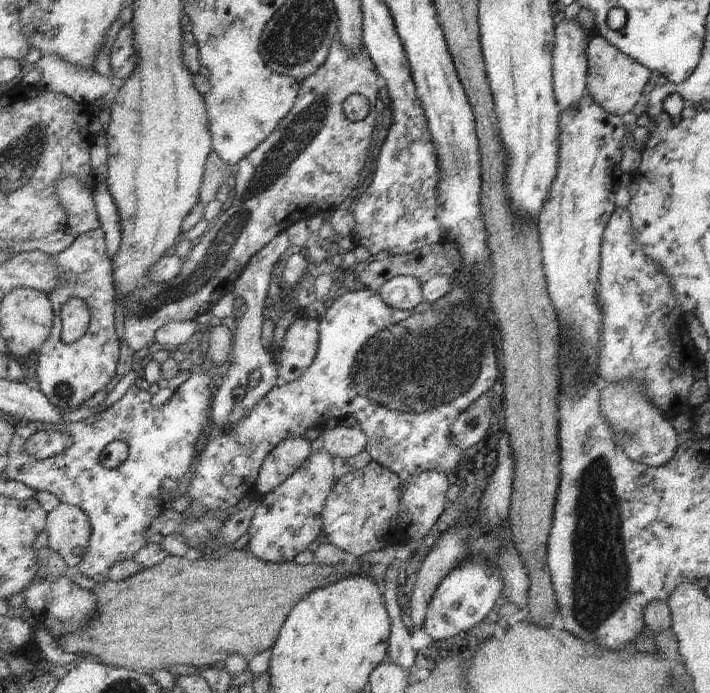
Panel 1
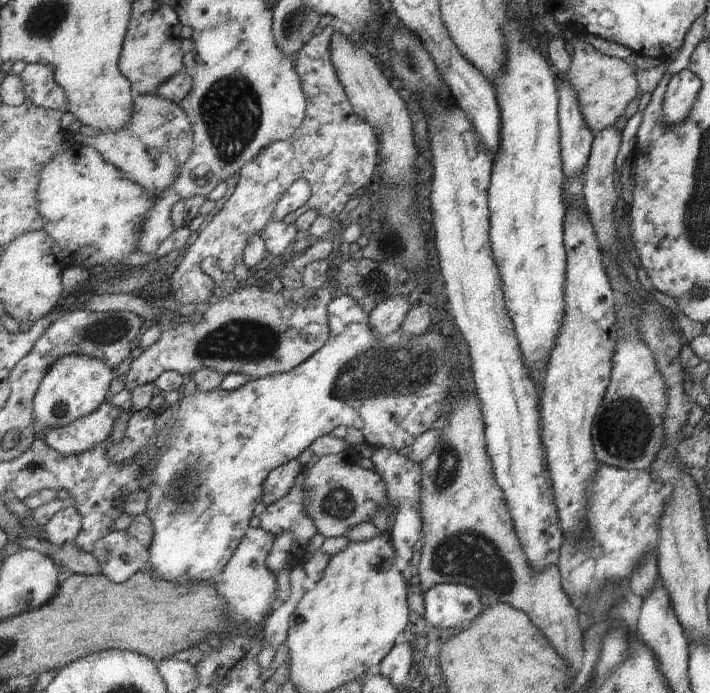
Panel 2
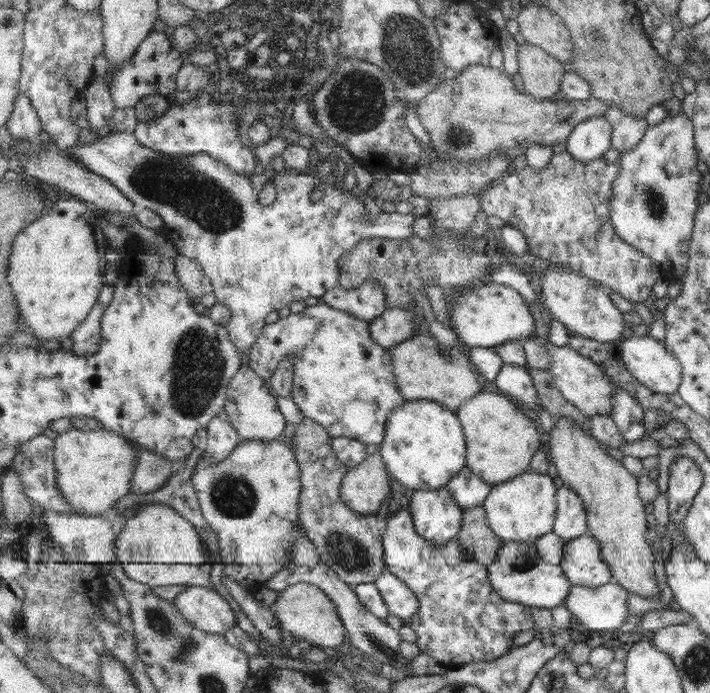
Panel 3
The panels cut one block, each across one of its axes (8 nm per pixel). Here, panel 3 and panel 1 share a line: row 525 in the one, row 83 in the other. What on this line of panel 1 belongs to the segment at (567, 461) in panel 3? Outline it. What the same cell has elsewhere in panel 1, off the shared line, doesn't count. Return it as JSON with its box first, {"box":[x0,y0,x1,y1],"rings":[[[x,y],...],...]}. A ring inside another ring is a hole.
{"box":[587,34,649,116],"rings":[[[598,34],[592,35],[587,47],[587,56],[589,60],[588,92],[593,100],[615,116],[633,113],[639,100],[642,99],[641,92],[649,80],[649,69]]]}

